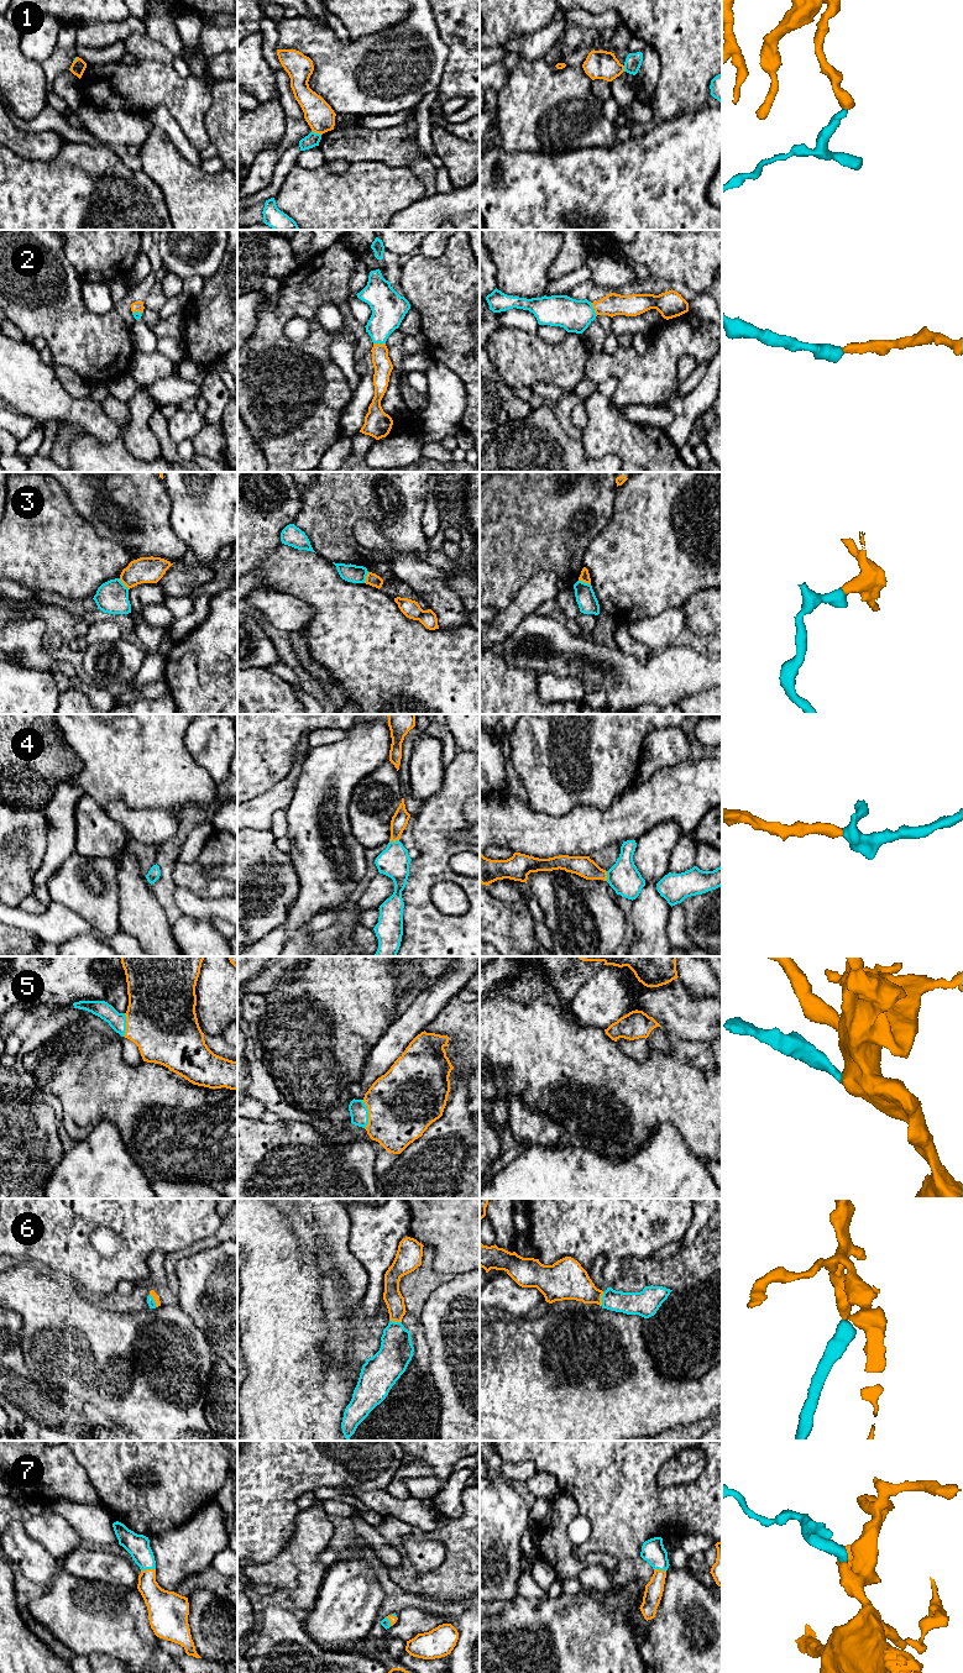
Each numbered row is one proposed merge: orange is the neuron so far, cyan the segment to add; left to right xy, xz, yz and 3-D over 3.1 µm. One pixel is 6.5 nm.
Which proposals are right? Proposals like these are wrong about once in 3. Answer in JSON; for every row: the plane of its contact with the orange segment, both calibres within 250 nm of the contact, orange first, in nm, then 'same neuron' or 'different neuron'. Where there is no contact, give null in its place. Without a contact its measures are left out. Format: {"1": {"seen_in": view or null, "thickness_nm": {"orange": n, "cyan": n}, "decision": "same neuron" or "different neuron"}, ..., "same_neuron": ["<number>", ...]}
{"1": {"seen_in": "xz", "thickness_nm": {"orange": 190, "cyan": 90}, "decision": "different neuron"}, "2": {"seen_in": "yz", "thickness_nm": {"orange": 150, "cyan": 220}, "decision": "same neuron"}, "3": {"seen_in": "xy", "thickness_nm": {"orange": 180, "cyan": 220}, "decision": "different neuron"}, "4": {"seen_in": "xz", "thickness_nm": {"orange": 110, "cyan": 200}, "decision": "same neuron"}, "5": {"seen_in": "xz", "thickness_nm": {"orange": 460, "cyan": 120}, "decision": "same neuron"}, "6": {"seen_in": "yz", "thickness_nm": {"orange": 260, "cyan": 140}, "decision": "same neuron"}, "7": {"seen_in": "xy", "thickness_nm": {"orange": 190, "cyan": 150}, "decision": "same neuron"}, "same_neuron": ["2", "4", "5", "6", "7"]}

